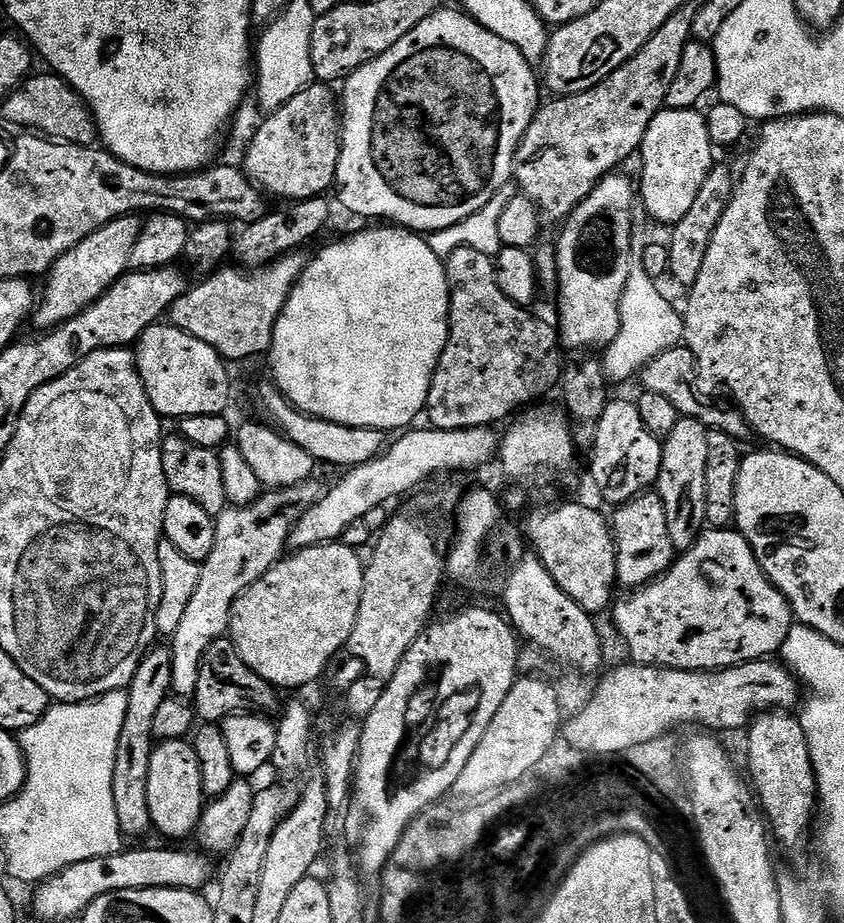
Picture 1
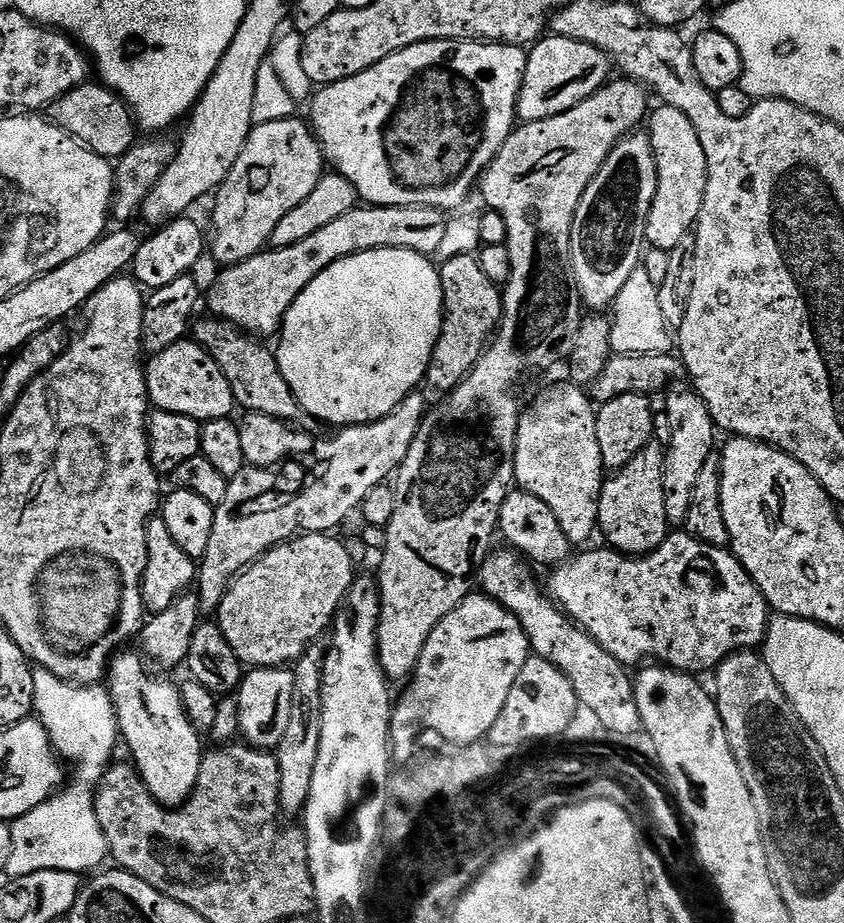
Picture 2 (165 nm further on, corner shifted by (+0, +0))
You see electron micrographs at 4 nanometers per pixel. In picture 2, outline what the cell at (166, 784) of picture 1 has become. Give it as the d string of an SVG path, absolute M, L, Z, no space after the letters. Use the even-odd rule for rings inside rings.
M121 651L112 657L106 677L106 687L112 696L112 704L116 707L116 727L123 743L124 740L128 743L128 748L132 751L131 763L140 773L152 797L165 808L179 808L192 797L198 782L198 770L204 761L204 752L200 748L202 736L194 730L190 718L186 718L179 687L175 683L172 685L164 676L148 672L149 665L139 651L128 651Z

